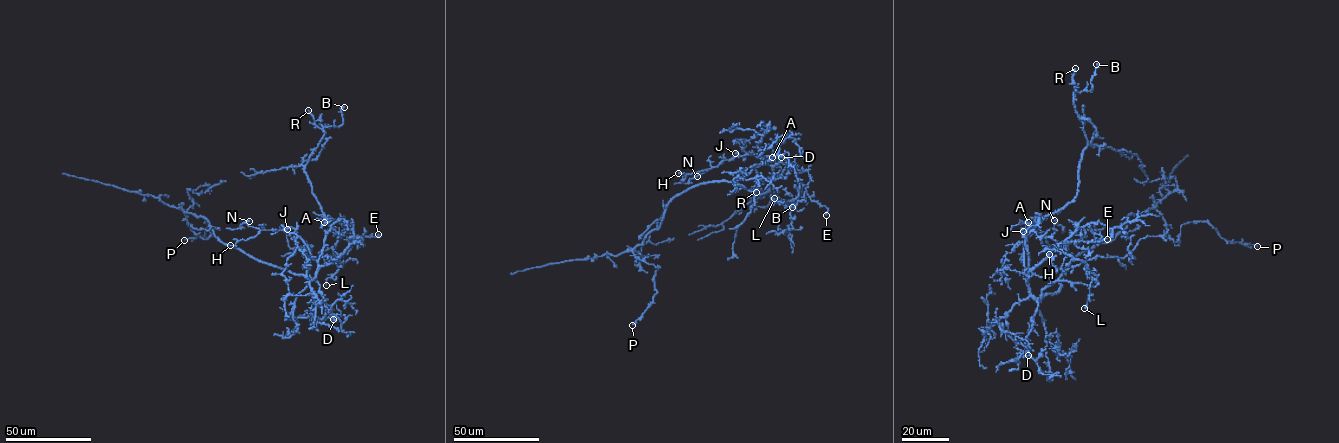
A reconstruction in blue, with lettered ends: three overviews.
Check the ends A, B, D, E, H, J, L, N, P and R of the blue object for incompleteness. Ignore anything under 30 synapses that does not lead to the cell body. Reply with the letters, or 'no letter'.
no letter

